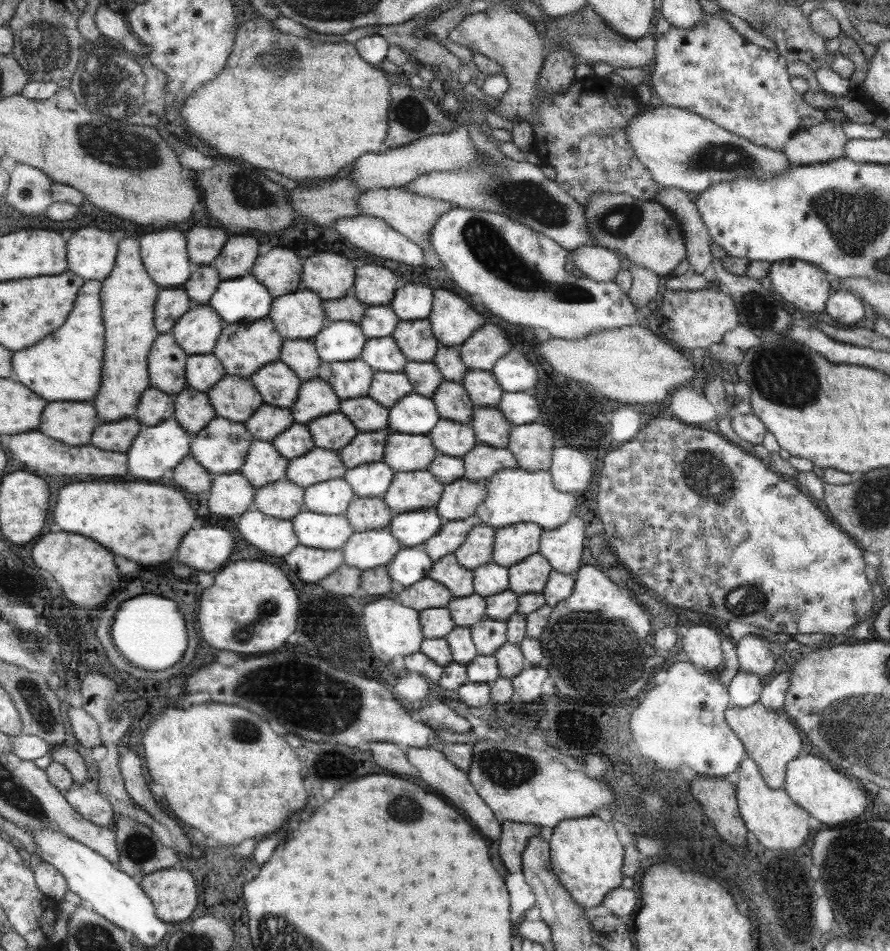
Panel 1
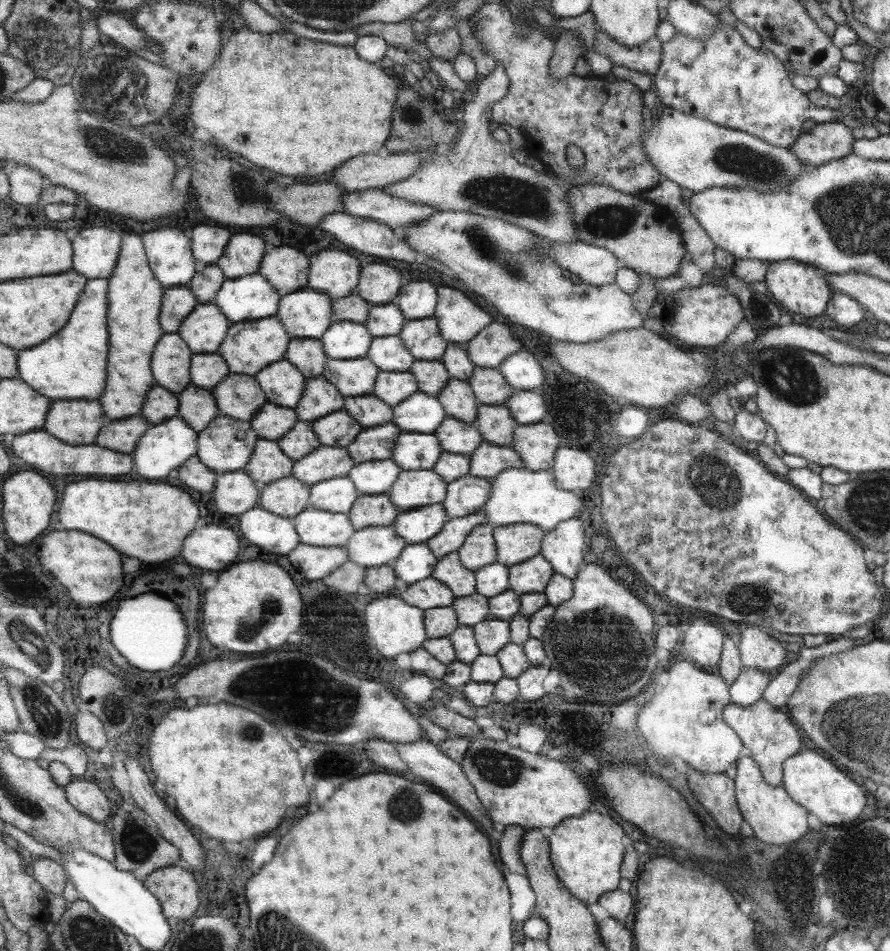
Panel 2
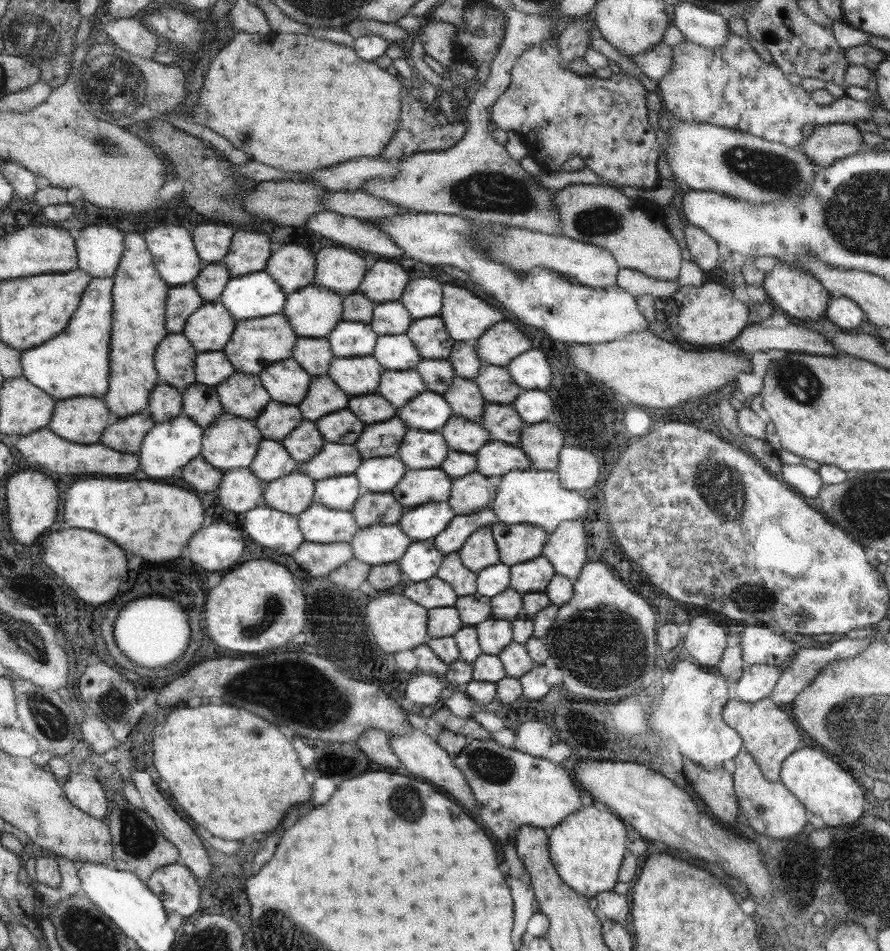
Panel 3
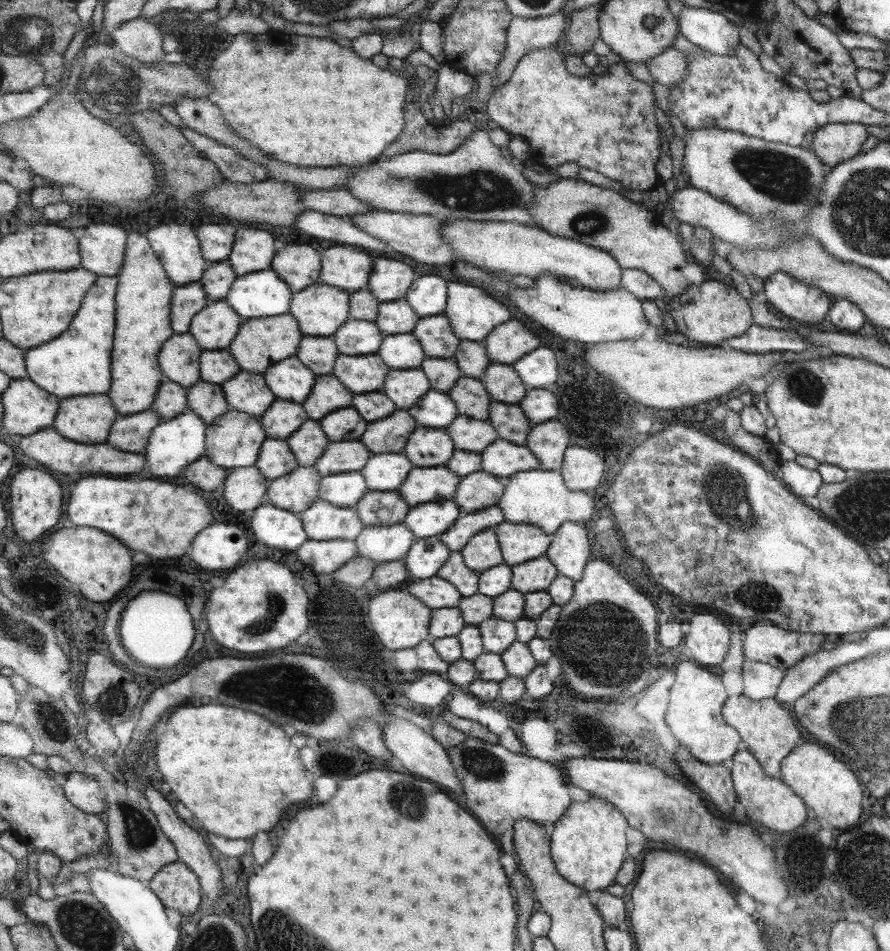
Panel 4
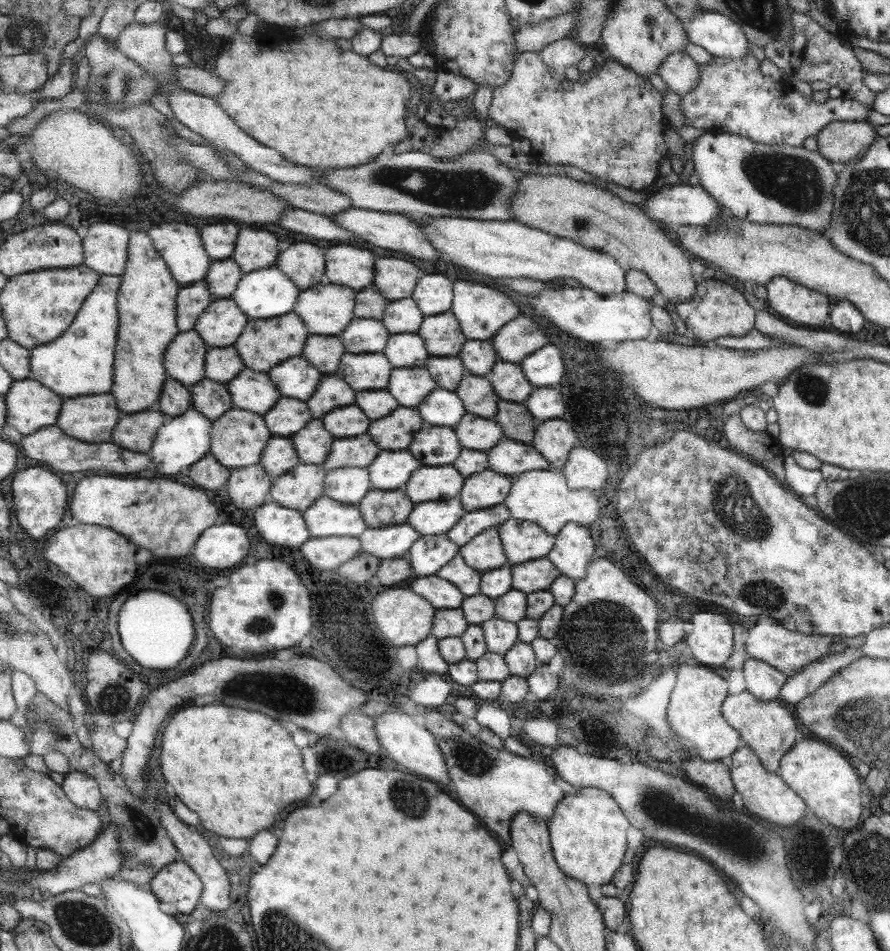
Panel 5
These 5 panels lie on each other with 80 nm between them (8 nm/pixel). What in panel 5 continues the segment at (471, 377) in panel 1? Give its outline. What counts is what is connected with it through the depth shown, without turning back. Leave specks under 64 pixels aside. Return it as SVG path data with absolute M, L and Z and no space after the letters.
M496 359L487 376L500 400L522 403L535 388L526 378L518 363Z

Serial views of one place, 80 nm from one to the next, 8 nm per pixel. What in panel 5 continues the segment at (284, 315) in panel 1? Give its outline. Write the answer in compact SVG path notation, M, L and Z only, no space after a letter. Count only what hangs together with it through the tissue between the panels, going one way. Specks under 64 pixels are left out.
M328 281L304 290L296 304L296 313L304 318L310 334L341 336L356 317L357 293L353 287L331 284Z

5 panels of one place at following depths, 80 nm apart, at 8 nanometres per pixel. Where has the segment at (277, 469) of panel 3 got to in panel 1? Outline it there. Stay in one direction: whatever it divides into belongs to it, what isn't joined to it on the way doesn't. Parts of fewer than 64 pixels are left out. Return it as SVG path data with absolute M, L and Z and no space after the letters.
M254 440L248 460L240 471L252 486L260 489L269 484L288 479L290 460L269 441Z

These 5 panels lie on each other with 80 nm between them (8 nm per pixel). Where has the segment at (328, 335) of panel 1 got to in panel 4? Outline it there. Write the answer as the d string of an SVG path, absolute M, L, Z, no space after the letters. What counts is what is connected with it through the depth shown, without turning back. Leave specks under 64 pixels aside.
M349 318L334 338L341 353L353 356L376 353L384 335L375 322Z

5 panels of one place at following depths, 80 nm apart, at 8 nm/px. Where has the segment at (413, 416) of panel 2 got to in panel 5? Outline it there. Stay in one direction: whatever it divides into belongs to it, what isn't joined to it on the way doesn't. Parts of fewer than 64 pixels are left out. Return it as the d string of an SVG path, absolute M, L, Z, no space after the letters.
M437 386L417 405L423 422L431 426L453 427L464 418L466 412L460 396L455 391L449 391Z

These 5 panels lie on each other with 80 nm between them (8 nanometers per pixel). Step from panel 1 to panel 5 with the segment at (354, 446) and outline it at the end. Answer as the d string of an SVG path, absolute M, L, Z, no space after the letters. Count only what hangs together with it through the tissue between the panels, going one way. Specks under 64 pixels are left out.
M398 406L387 416L371 420L368 433L380 450L407 450L424 423L417 409Z

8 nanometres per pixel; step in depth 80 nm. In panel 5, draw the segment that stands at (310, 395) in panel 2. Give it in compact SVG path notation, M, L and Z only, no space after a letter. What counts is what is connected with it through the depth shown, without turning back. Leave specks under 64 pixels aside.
M338 372L322 377L320 387L308 399L314 418L322 419L332 410L355 405L358 392Z

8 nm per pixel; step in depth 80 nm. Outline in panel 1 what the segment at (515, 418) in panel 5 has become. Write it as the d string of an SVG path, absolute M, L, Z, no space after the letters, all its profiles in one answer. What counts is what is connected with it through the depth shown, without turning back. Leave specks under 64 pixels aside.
M475 406L472 409L472 420L469 425L479 440L479 444L492 447L506 447L510 422L496 407Z

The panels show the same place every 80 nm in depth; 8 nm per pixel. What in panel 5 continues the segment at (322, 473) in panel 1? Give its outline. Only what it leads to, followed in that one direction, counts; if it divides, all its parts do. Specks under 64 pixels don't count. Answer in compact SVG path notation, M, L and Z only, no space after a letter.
M367 432L358 437L336 439L332 453L323 468L368 468L381 450Z

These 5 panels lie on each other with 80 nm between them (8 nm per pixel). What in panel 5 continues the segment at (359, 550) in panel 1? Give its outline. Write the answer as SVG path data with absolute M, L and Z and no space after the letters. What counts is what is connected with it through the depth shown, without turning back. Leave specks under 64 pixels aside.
M405 522L383 528L368 528L360 540L362 550L377 558L403 558L420 536L419 531Z

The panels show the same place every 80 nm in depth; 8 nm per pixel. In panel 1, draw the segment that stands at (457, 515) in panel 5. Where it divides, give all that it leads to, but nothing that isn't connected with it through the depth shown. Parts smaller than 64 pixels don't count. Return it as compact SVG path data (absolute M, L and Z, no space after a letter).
M435 507L394 514L388 527L401 548L422 546L430 537L437 535L443 524Z

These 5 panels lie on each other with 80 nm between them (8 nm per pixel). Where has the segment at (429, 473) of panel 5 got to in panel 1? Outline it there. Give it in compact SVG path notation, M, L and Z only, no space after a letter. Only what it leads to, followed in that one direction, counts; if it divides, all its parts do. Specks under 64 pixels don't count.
M427 471L396 472L392 485L389 487L387 493L381 498L385 505L393 510L394 514L435 507L440 502L441 494L444 492L444 485L439 484Z

